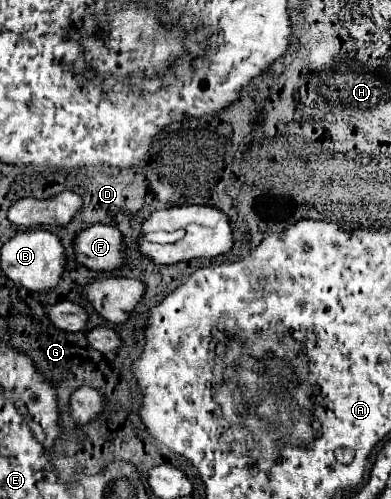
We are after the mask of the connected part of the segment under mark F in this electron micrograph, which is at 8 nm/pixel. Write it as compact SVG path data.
M96 223L74 237L74 257L80 265L94 271L114 271L124 265L122 233L112 225Z

